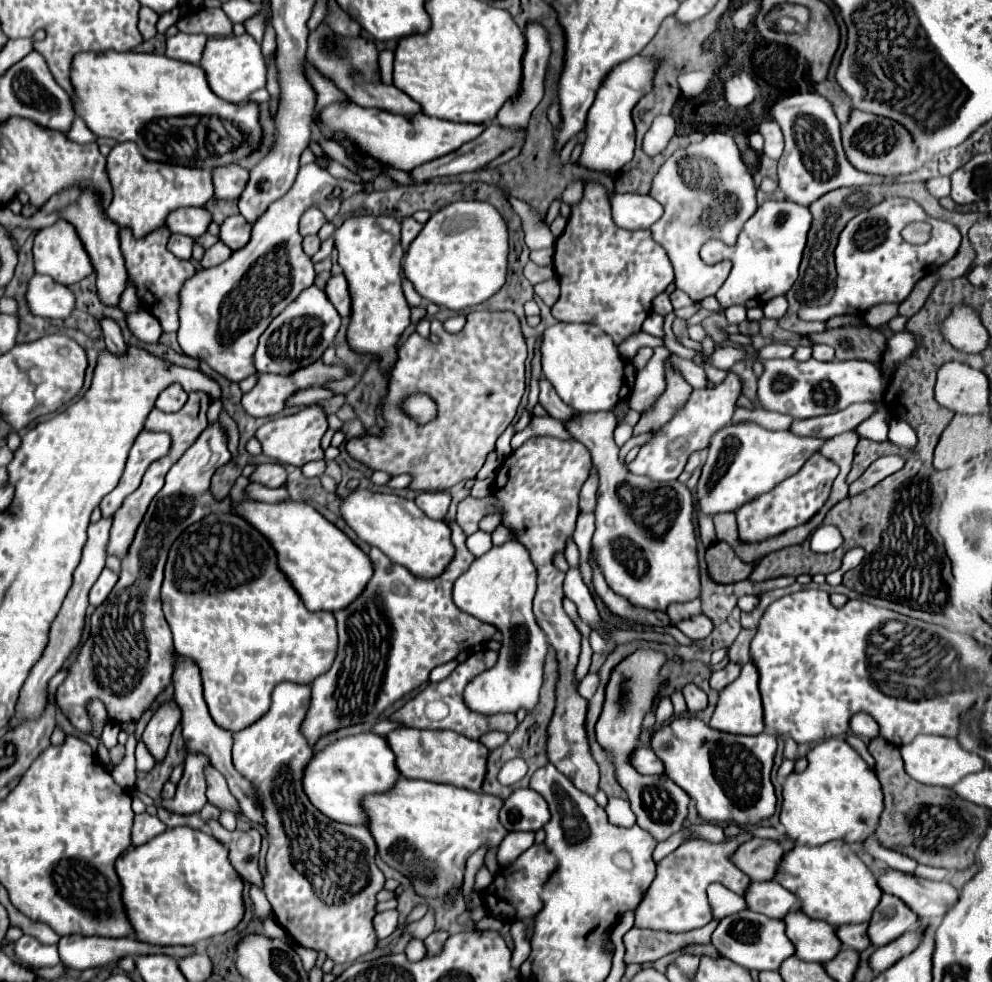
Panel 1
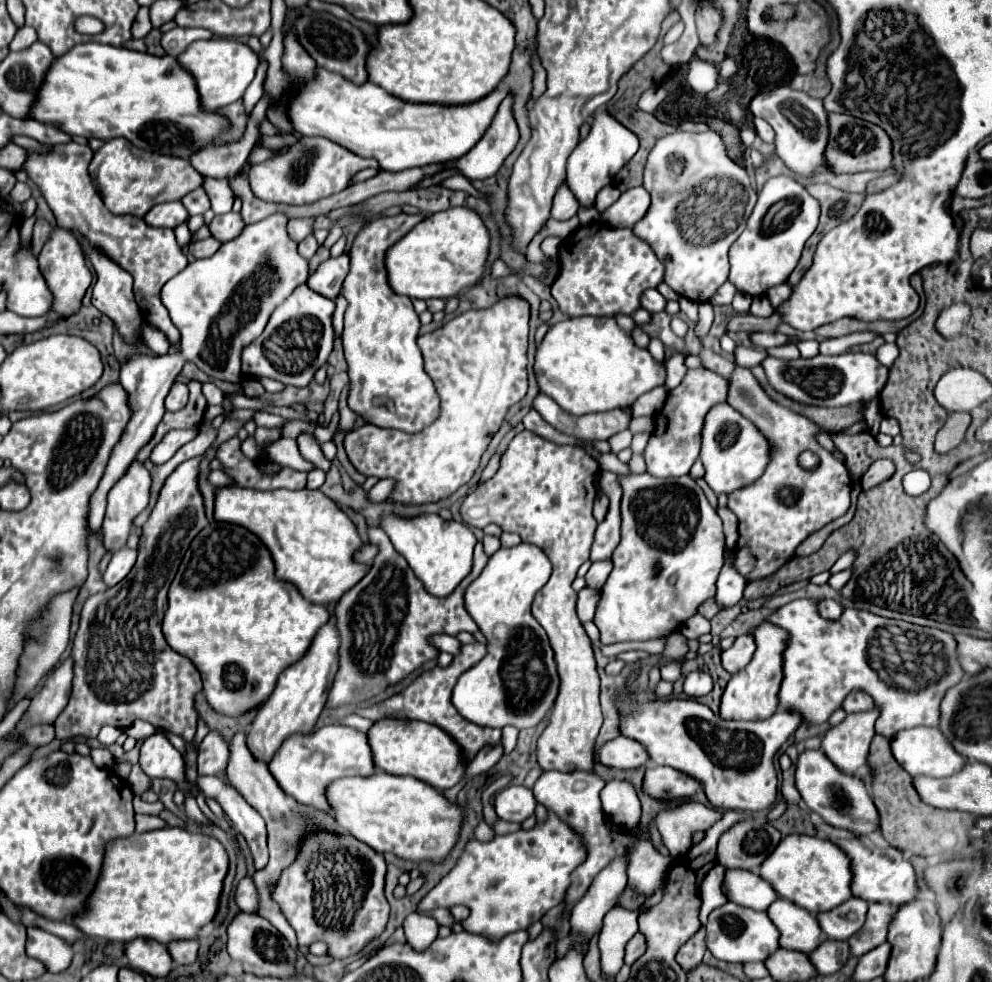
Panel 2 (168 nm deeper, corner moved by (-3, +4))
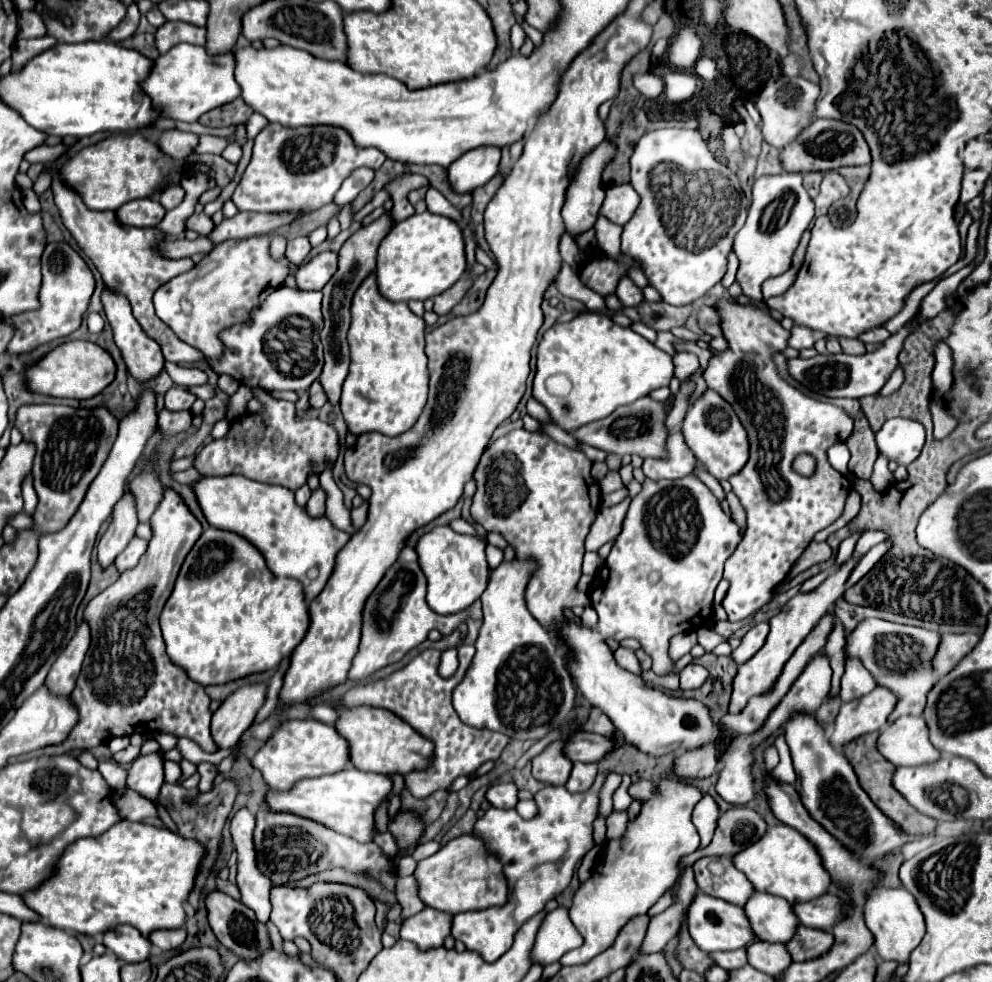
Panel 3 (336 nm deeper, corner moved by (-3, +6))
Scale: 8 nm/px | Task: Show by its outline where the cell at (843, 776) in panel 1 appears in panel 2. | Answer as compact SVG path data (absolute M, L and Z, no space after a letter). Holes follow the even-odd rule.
M878 706L866 712L848 714L840 724L826 732L822 740L822 752L844 772L856 774L856 770L866 764L868 746L876 734L874 722L878 716Z

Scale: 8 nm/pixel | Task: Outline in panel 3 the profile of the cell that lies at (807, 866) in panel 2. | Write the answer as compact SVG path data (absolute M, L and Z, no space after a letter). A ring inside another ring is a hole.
M784 824L768 828L764 838L742 850L738 856L732 858L732 862L738 870L746 874L746 878L754 884L756 890L780 896L790 904L824 896L832 886L830 874L826 872L818 850L810 844L810 840L806 840L806 836Z

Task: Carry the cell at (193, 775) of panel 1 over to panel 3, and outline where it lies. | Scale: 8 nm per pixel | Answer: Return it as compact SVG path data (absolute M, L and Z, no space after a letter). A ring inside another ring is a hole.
M264 684L242 686L232 696L224 700L224 704L212 716L212 738L220 750L232 748L240 736L252 724L258 708L262 706L266 696Z

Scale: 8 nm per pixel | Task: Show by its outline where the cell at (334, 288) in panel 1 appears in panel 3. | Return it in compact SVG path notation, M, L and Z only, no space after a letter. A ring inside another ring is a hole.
M322 252L308 264L302 264L296 272L296 284L300 290L322 290L338 268L338 252Z

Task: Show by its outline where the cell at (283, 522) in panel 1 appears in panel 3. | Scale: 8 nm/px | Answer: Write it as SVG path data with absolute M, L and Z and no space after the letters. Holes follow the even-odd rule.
M206 476L194 484L198 504L210 526L232 530L250 540L266 558L276 576L296 578L304 586L306 600L312 602L334 572L338 550L350 540L350 534L338 530L326 516L312 518L298 506L294 492L242 476Z

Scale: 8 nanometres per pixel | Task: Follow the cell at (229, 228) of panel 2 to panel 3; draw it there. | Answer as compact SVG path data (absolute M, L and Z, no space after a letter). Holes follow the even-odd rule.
M192 214L186 222L186 228L196 230L200 236L208 236L214 230L214 222L206 214Z

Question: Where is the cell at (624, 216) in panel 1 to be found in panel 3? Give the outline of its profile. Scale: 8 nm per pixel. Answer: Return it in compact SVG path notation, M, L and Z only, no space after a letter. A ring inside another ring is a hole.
M620 184L606 190L606 200L600 212L614 224L624 226L634 216L638 204L640 204L640 196L632 188L632 184Z

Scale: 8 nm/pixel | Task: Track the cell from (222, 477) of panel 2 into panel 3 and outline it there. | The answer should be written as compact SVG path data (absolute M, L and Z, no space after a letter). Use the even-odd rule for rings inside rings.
M195 468L176 472L174 474L174 479L182 484L192 484L201 479L201 477L201 474Z

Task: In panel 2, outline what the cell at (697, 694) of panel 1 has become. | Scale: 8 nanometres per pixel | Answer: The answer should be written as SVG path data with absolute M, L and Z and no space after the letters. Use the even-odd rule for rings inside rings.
M690 672L684 678L684 694L688 698L706 696L712 690L712 678L706 672Z

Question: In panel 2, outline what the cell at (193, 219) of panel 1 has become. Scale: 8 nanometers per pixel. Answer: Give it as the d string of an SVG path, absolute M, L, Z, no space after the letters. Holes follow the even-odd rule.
M182 202L156 204L144 216L144 222L148 222L148 226L156 226L156 228L176 228L178 224L182 224L186 220L188 220L188 212L182 206Z

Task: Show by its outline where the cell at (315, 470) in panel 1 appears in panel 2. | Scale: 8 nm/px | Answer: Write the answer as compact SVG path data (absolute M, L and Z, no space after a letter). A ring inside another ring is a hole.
M312 470L312 472L308 472L308 482L306 482L306 488L308 490L318 490L322 484L324 484L324 478L326 478L326 474L322 472L322 470Z

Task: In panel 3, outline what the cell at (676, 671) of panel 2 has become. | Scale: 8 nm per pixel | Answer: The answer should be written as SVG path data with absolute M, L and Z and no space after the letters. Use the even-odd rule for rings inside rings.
M686 476L686 478L678 478L678 480L644 480L642 482L642 490L632 498L630 502L630 508L628 508L628 514L624 518L624 526L622 526L622 532L620 536L616 538L612 550L610 550L610 556L606 558L604 566L600 568L600 572L596 574L596 580L594 580L594 586L590 590L590 600L592 600L592 608L596 610L598 614L598 632L604 636L604 638L612 638L612 640L624 640L624 638L634 638L642 644L644 652L652 656L654 664L652 664L652 672L654 674L672 674L674 672L674 662L670 660L668 656L668 642L672 636L676 636L678 632L688 632L688 630L696 630L700 626L704 626L704 622L710 618L712 614L712 600L714 600L714 590L718 586L718 582L722 580L722 568L724 568L724 562L726 558L734 552L734 548L738 546L740 542L740 534L738 534L738 526L730 520L728 514L722 512L722 508L718 506L718 500L712 496L712 492L696 478L696 476Z

